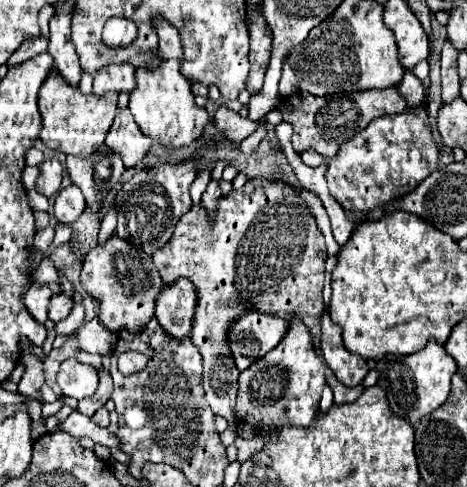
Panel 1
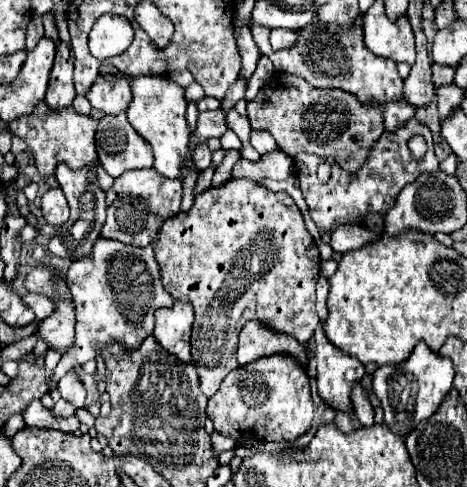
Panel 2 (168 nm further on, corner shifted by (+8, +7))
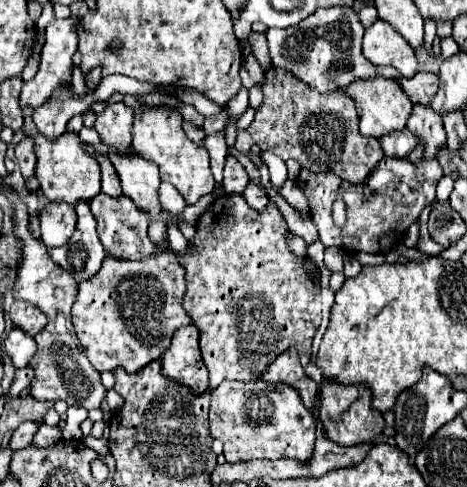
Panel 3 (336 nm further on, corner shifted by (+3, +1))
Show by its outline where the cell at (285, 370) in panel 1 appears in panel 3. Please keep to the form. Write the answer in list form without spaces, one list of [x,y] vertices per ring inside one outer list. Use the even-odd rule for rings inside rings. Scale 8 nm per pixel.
[[[225,380],[213,390],[209,410],[209,430],[225,446],[227,462],[247,462],[253,458],[293,458],[307,462],[315,446],[317,422],[305,408],[297,390],[285,384],[263,388],[263,380]]]

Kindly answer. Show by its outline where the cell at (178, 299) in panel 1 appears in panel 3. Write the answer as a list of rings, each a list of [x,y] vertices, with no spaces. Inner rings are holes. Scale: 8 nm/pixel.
[[[181,326],[171,338],[171,346],[163,354],[163,374],[201,392],[207,390],[207,368],[201,362],[197,326]]]

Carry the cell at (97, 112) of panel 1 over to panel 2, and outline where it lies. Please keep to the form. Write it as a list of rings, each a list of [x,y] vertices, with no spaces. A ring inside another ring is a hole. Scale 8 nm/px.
[[[42,102],[38,104],[34,114],[26,116],[24,120],[14,120],[12,124],[8,124],[8,130],[26,142],[26,146],[34,156],[34,164],[40,176],[50,178],[56,174],[58,164],[68,164],[68,168],[74,168],[74,170],[92,168],[92,164],[98,160],[96,144],[94,144],[96,126],[98,126],[98,120],[90,116],[80,116],[74,108],[50,110]]]

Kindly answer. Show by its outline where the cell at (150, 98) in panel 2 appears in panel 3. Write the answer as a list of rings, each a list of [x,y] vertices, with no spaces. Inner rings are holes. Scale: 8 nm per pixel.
[[[141,108],[135,114],[131,146],[139,156],[155,162],[161,170],[161,180],[173,184],[187,204],[195,204],[201,196],[213,192],[213,174],[209,168],[209,154],[205,148],[193,144],[183,132],[183,116],[177,108]]]

